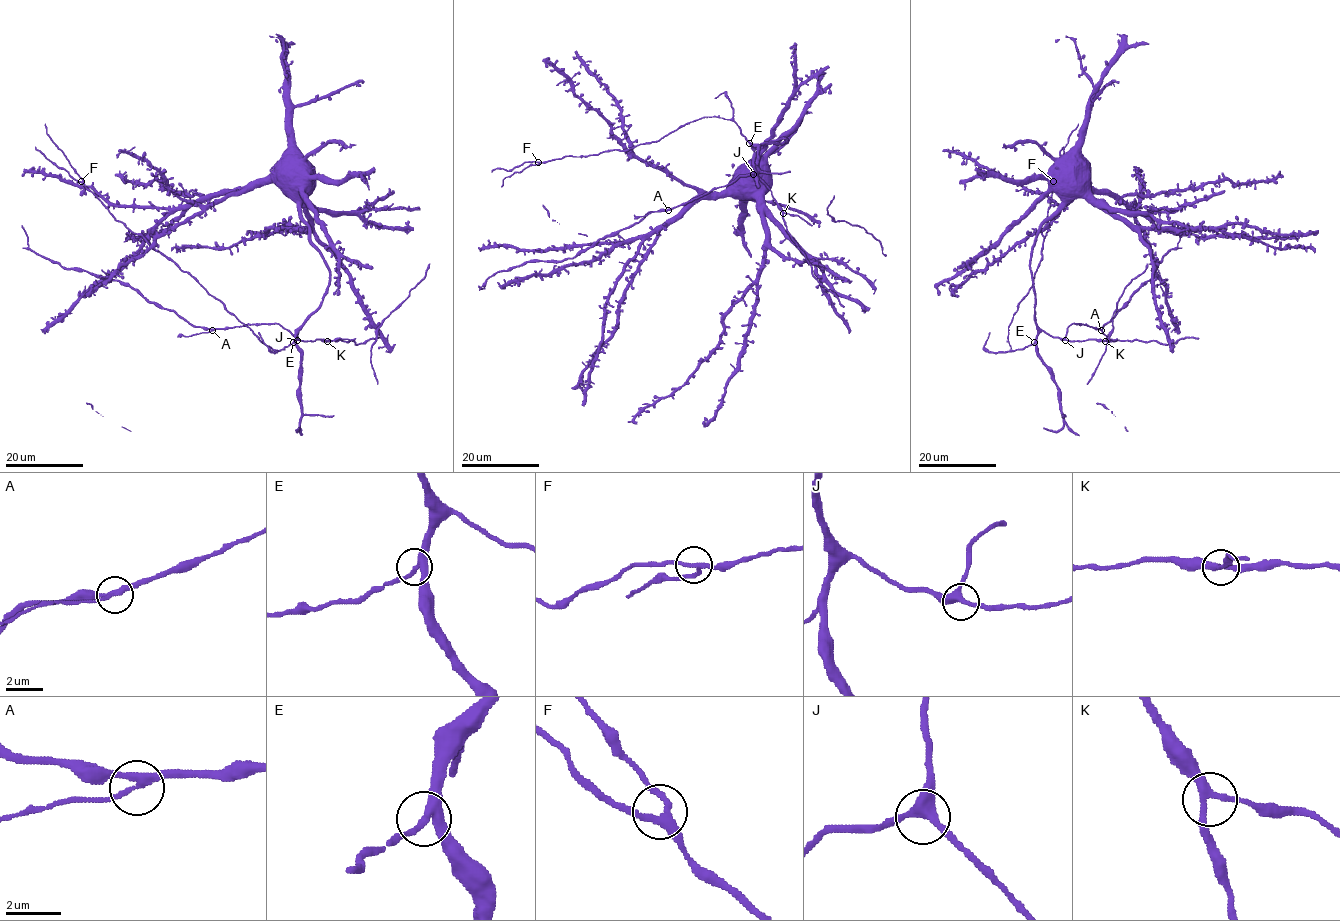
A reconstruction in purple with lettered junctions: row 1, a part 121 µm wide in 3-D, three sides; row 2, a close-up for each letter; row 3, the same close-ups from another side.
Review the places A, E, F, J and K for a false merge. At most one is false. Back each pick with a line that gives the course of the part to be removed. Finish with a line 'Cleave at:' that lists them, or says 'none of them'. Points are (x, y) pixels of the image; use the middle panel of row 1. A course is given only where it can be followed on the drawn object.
Cleave at: none of them

